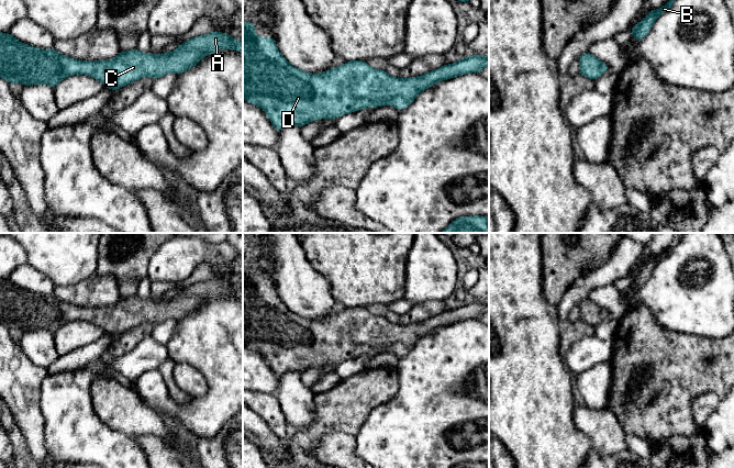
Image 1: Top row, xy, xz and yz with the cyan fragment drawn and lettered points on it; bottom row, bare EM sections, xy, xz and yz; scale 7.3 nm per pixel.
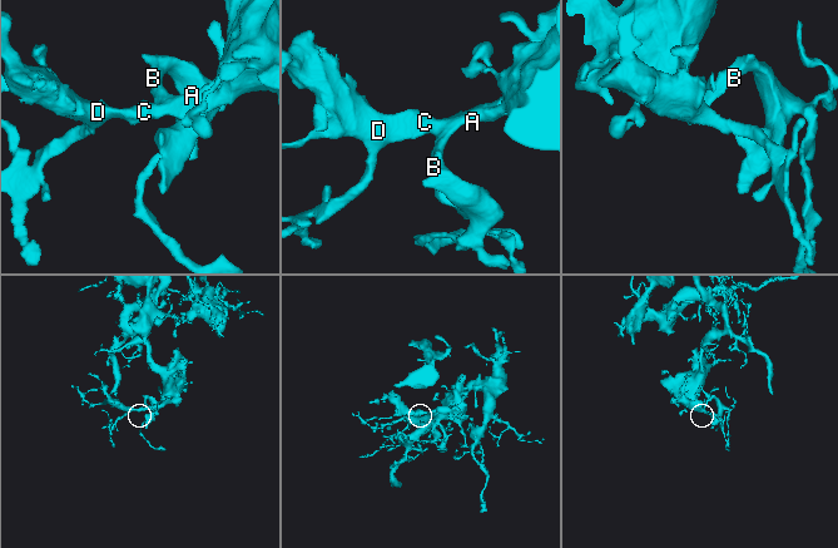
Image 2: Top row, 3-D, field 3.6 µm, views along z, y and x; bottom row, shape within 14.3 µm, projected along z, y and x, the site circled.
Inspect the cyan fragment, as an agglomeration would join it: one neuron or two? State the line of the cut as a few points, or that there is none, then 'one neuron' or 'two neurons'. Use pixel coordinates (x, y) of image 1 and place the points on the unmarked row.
no cut; one neuron

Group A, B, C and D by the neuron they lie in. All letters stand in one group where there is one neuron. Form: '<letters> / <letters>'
A B C D

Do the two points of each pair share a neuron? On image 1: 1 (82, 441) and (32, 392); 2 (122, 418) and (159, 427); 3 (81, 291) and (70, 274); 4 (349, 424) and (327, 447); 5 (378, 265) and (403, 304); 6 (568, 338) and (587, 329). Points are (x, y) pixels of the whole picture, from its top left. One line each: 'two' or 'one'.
1: two
2: one
3: two
4: two
5: two
6: one

